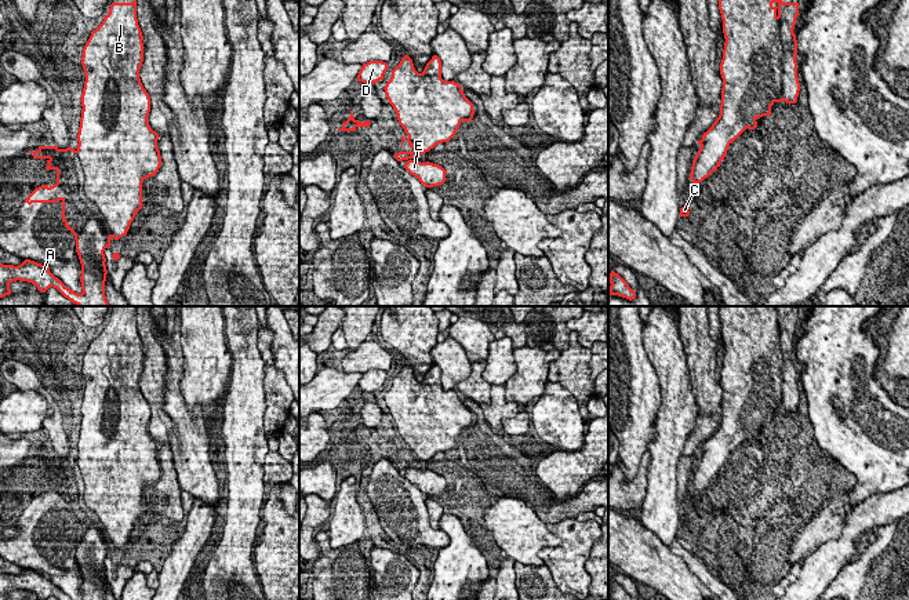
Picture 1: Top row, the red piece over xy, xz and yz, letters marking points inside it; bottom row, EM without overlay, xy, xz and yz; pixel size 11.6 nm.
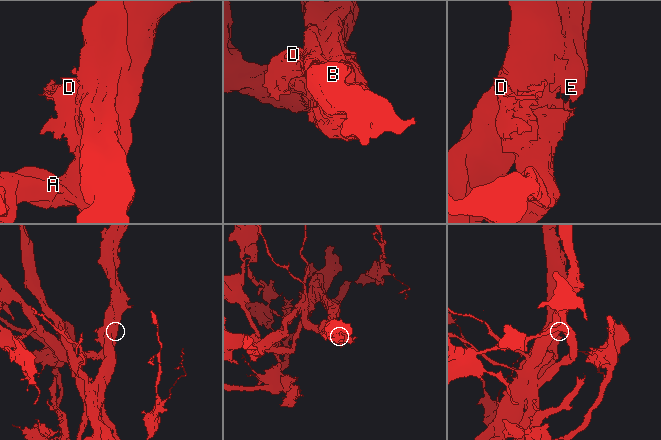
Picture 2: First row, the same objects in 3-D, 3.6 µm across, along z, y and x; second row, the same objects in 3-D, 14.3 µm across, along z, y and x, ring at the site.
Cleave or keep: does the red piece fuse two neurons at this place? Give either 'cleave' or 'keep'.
cleave

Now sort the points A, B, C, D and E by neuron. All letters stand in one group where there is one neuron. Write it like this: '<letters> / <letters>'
A E / B C D

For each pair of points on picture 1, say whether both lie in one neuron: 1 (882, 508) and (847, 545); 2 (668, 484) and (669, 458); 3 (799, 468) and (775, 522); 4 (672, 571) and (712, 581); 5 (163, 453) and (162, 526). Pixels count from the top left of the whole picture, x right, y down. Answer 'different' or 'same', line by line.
1: same
2: same
3: same
4: different
5: same

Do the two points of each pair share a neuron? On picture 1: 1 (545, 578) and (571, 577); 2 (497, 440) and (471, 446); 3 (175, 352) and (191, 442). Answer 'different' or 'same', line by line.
1: different
2: same
3: same

